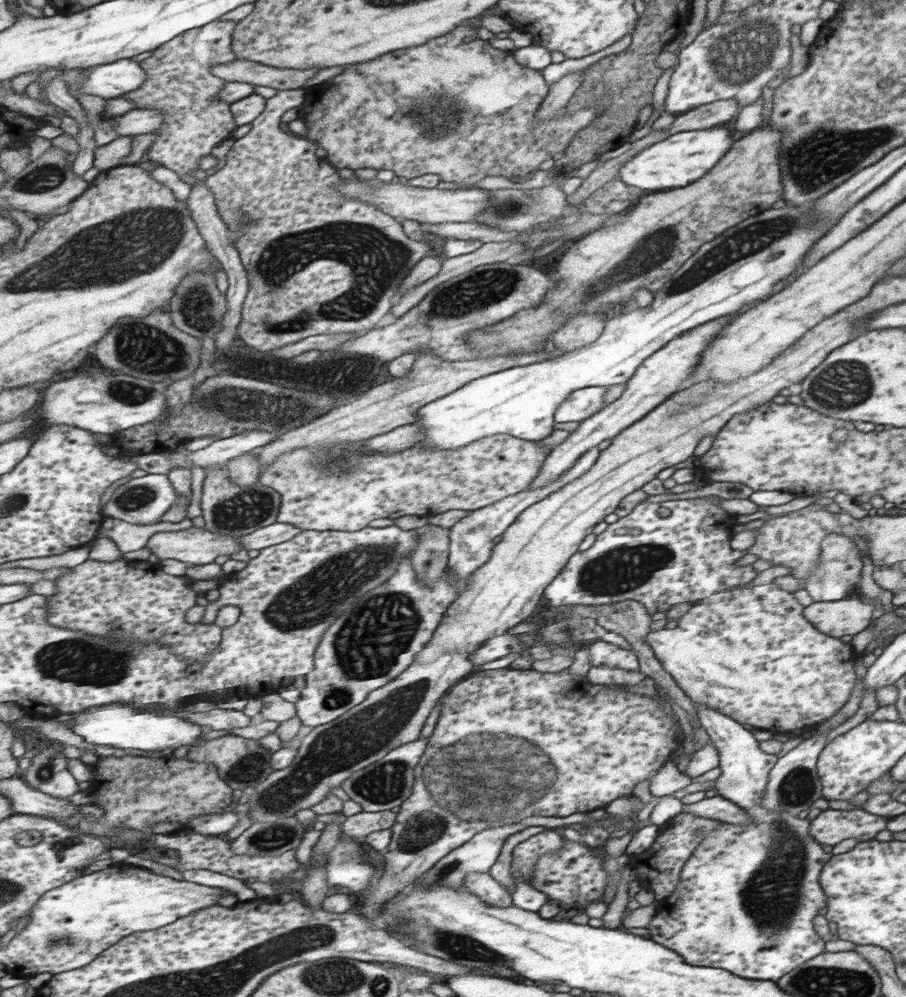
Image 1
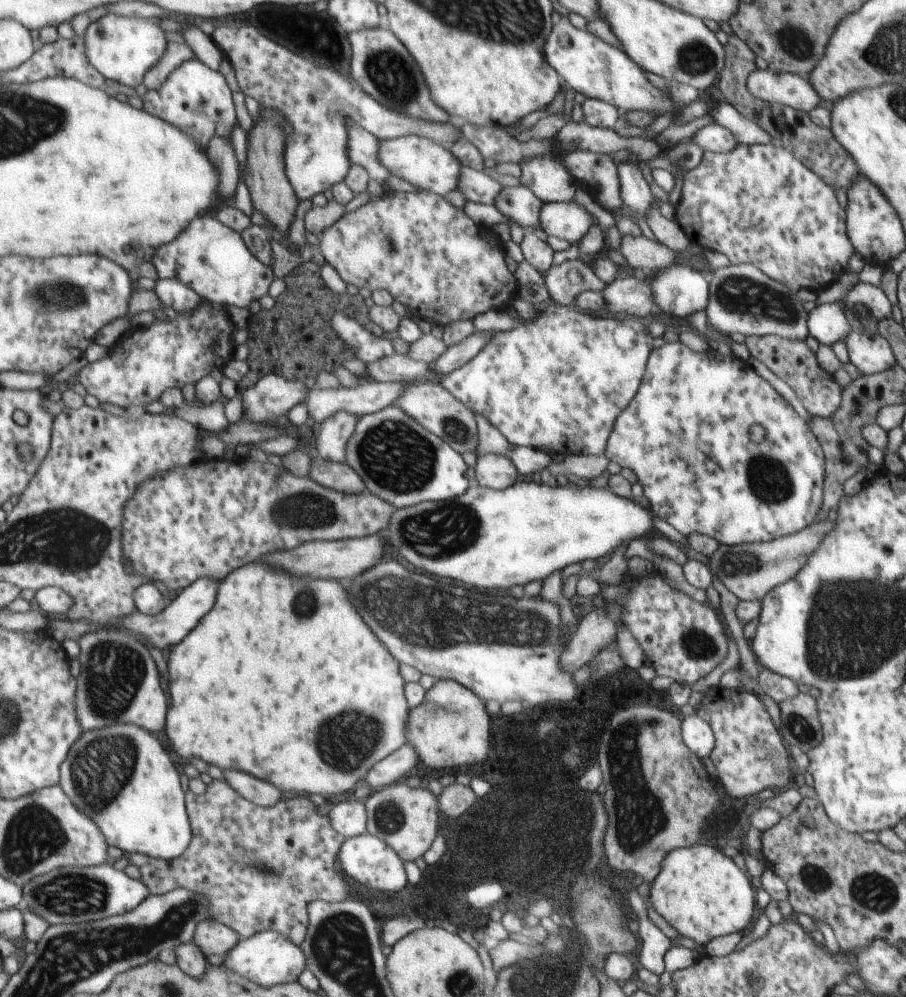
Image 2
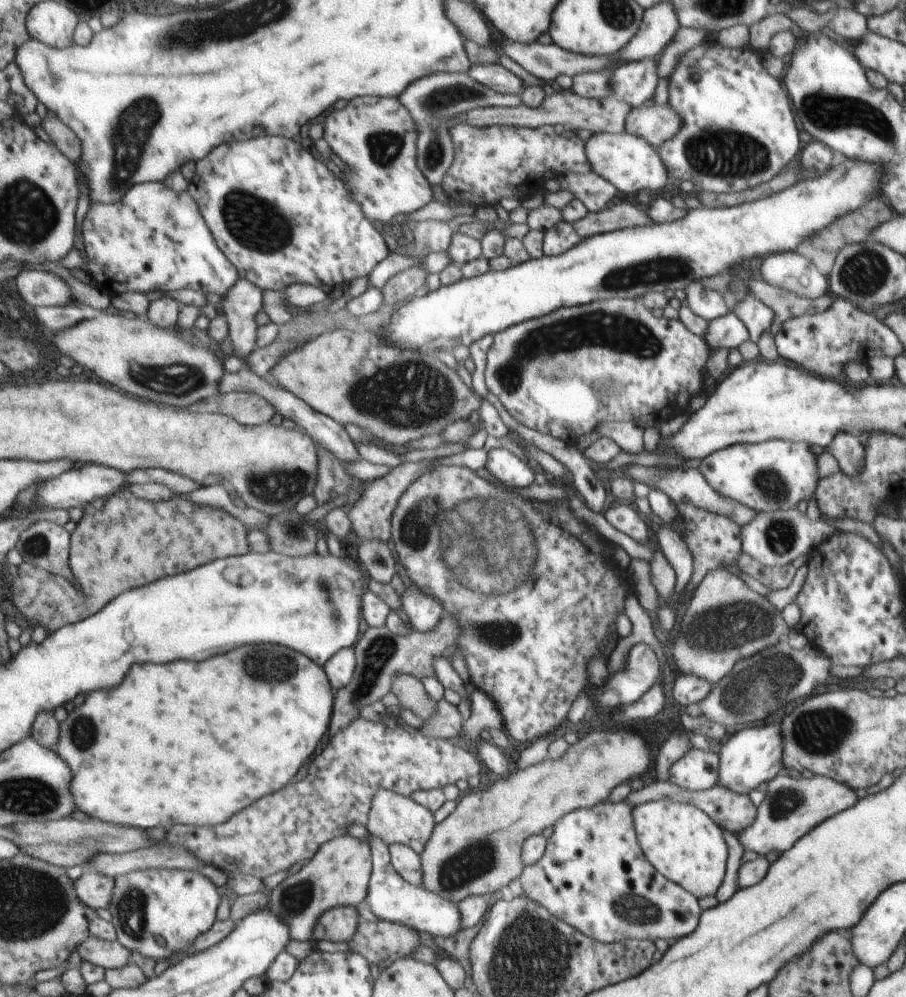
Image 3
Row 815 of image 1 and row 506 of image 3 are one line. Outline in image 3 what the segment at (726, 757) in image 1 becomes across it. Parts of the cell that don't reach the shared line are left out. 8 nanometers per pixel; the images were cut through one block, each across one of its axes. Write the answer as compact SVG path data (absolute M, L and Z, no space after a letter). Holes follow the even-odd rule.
M772 439L761 443L734 444L714 451L700 462L698 470L706 478L706 484L718 492L718 496L731 498L752 510L790 510L805 501L807 505L818 484L816 458L819 449L806 442Z

